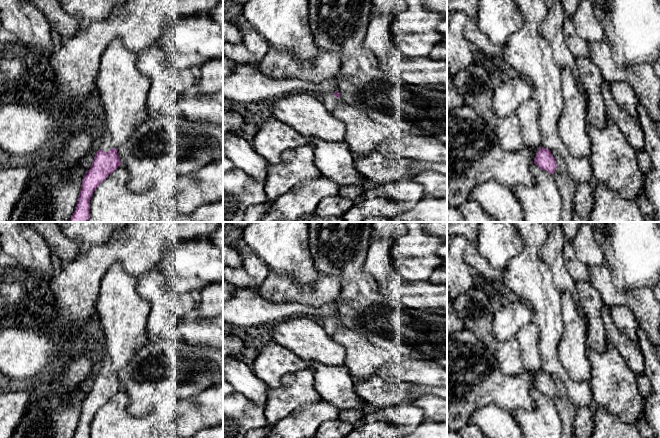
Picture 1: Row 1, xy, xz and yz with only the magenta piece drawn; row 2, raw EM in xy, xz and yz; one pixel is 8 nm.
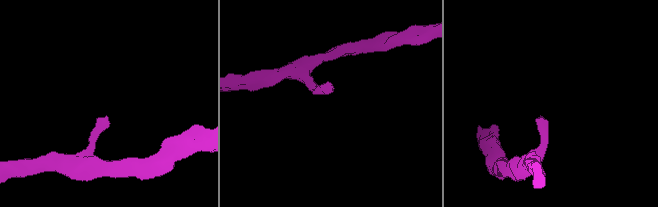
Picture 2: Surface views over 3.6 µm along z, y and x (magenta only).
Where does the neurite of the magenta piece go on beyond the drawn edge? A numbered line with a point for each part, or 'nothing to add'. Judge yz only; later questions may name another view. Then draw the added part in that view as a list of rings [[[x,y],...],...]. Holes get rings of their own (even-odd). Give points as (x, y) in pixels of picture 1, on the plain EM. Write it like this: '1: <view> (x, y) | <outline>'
1: yz (529, 278) | [[[512,222],[519,231],[523,241],[522,252],[512,258],[506,266],[504,283],[518,298],[525,301],[534,311],[534,322],[540,331],[539,346],[542,351],[542,371],[550,375],[557,374],[571,391],[571,402],[578,410],[589,408],[593,399],[590,381],[573,381],[563,368],[558,357],[558,344],[562,338],[563,322],[561,319],[561,294],[557,290],[551,270],[539,257],[539,252],[545,243],[548,232],[541,222]]]

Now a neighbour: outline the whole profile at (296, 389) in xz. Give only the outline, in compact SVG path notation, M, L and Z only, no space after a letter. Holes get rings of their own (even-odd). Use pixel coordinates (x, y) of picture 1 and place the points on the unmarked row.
M311 368L286 374L279 387L268 389L265 416L268 425L275 425L297 407L322 400L314 388L314 370Z

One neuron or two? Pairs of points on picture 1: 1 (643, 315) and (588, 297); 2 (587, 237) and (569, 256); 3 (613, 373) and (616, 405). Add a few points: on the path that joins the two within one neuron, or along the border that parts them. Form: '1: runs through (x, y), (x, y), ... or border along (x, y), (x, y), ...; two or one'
1: border along (589, 282), (598, 291), (605, 305); two
2: border along (570, 241), (574, 254), (586, 266); two
3: runs through (613, 381), (616, 397); one

